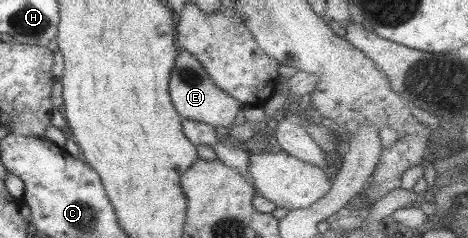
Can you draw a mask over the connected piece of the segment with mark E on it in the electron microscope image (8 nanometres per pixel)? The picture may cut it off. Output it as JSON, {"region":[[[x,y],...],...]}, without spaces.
{"region":[[[182,48],[175,57],[175,64],[173,64],[173,70],[169,76],[168,92],[174,110],[180,118],[200,121],[213,128],[227,127],[230,129],[235,125],[233,121],[235,115],[239,113],[239,109],[244,107],[236,99],[229,97],[224,91],[215,87],[199,62]]]}

